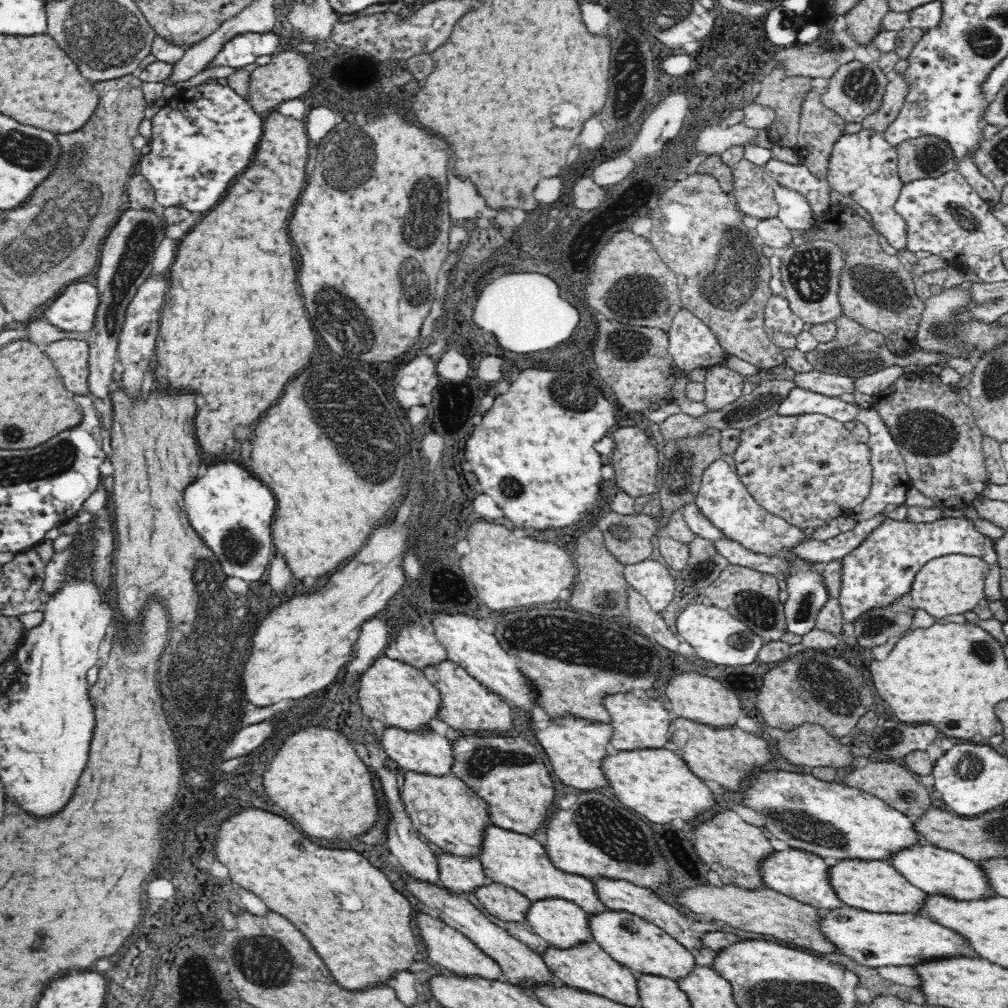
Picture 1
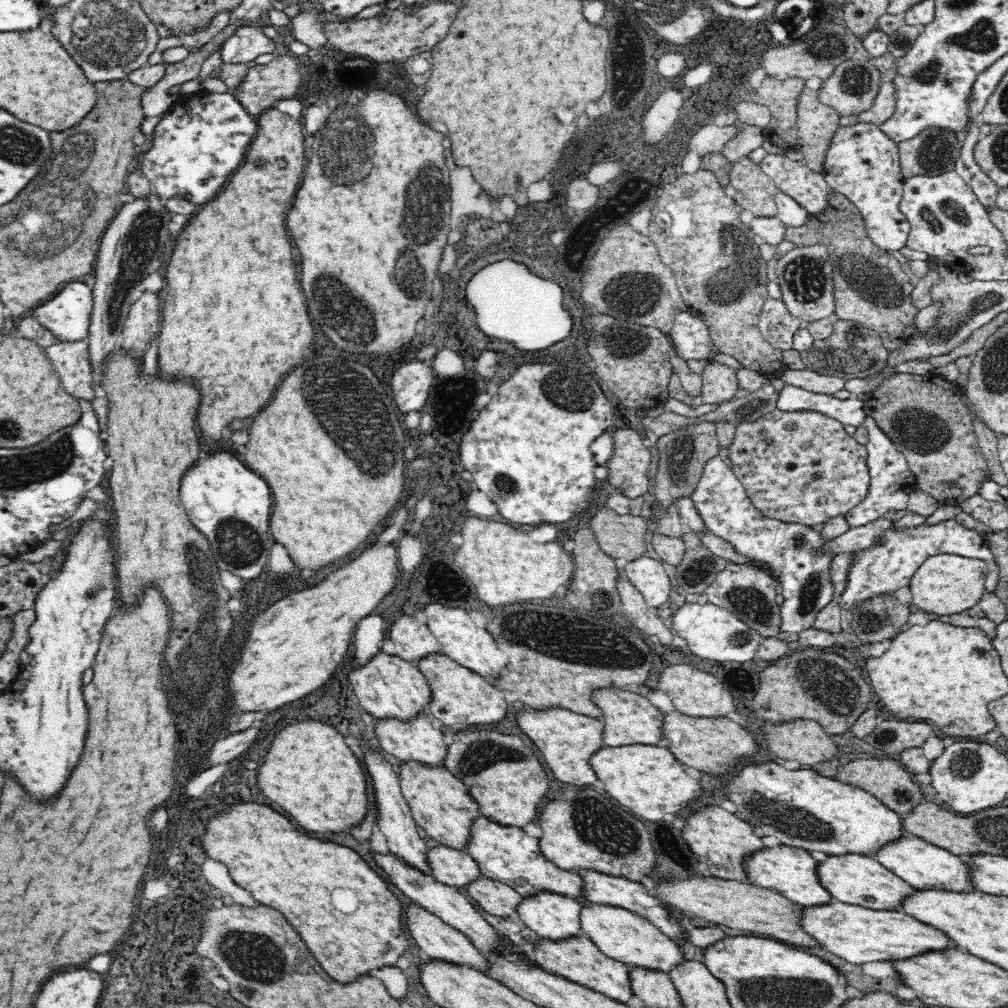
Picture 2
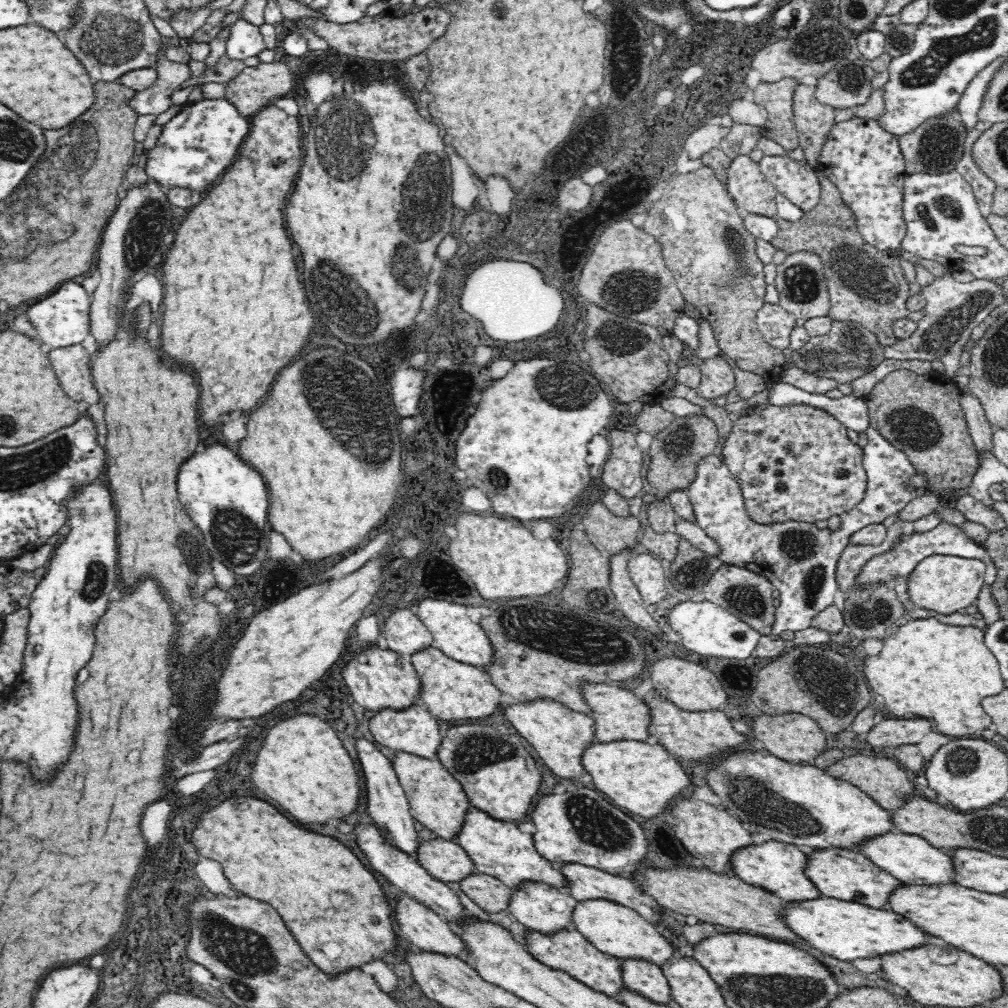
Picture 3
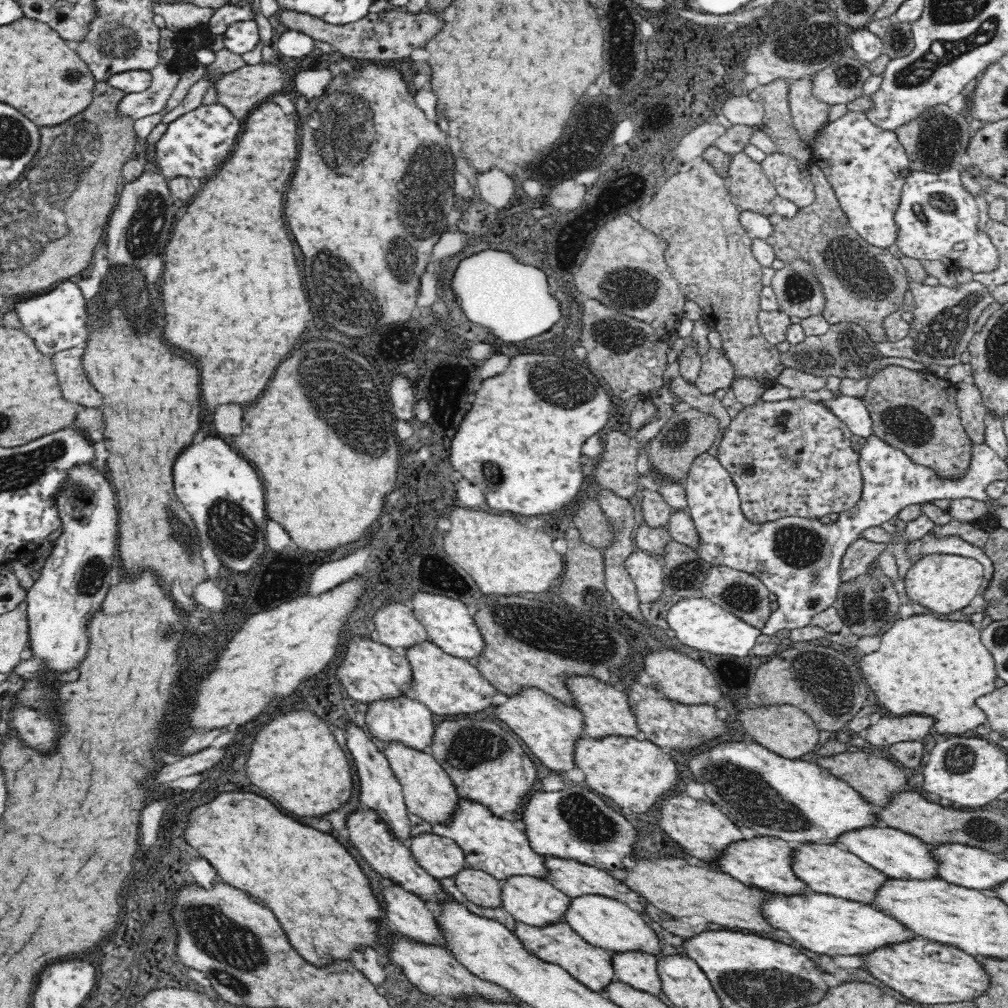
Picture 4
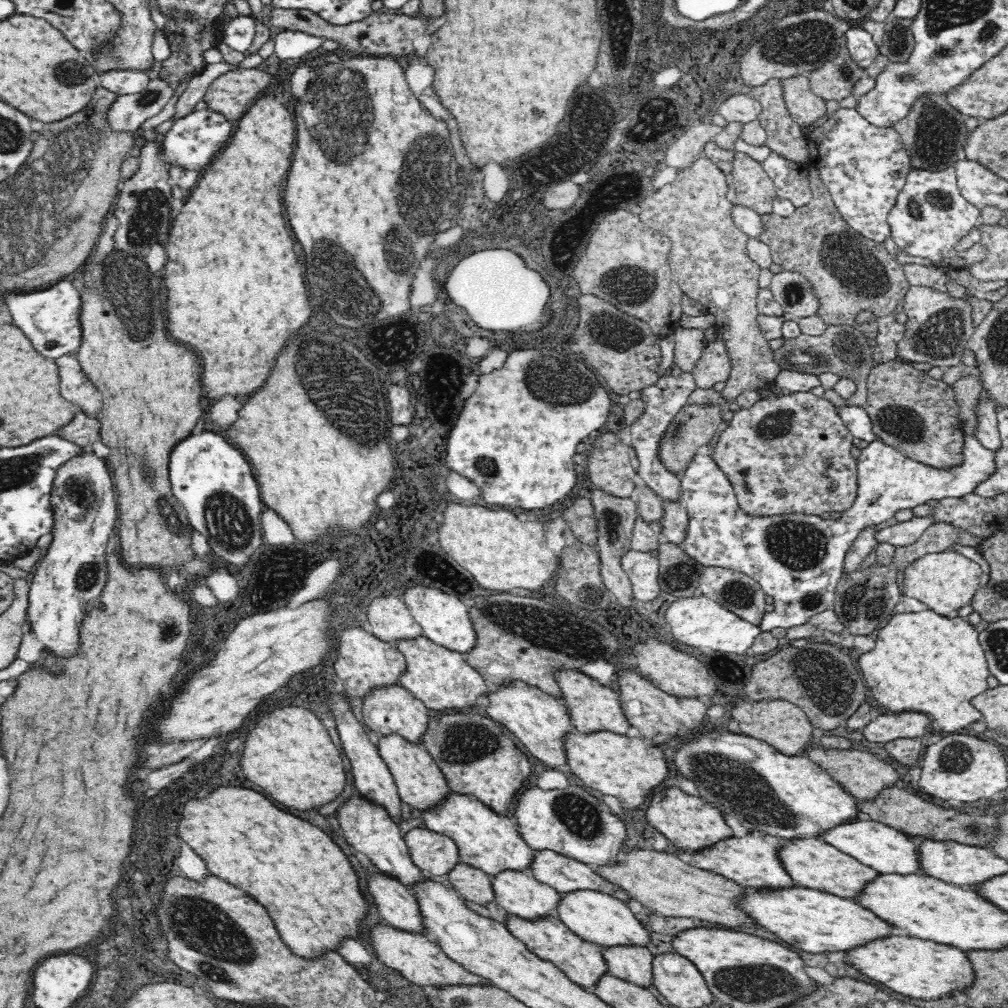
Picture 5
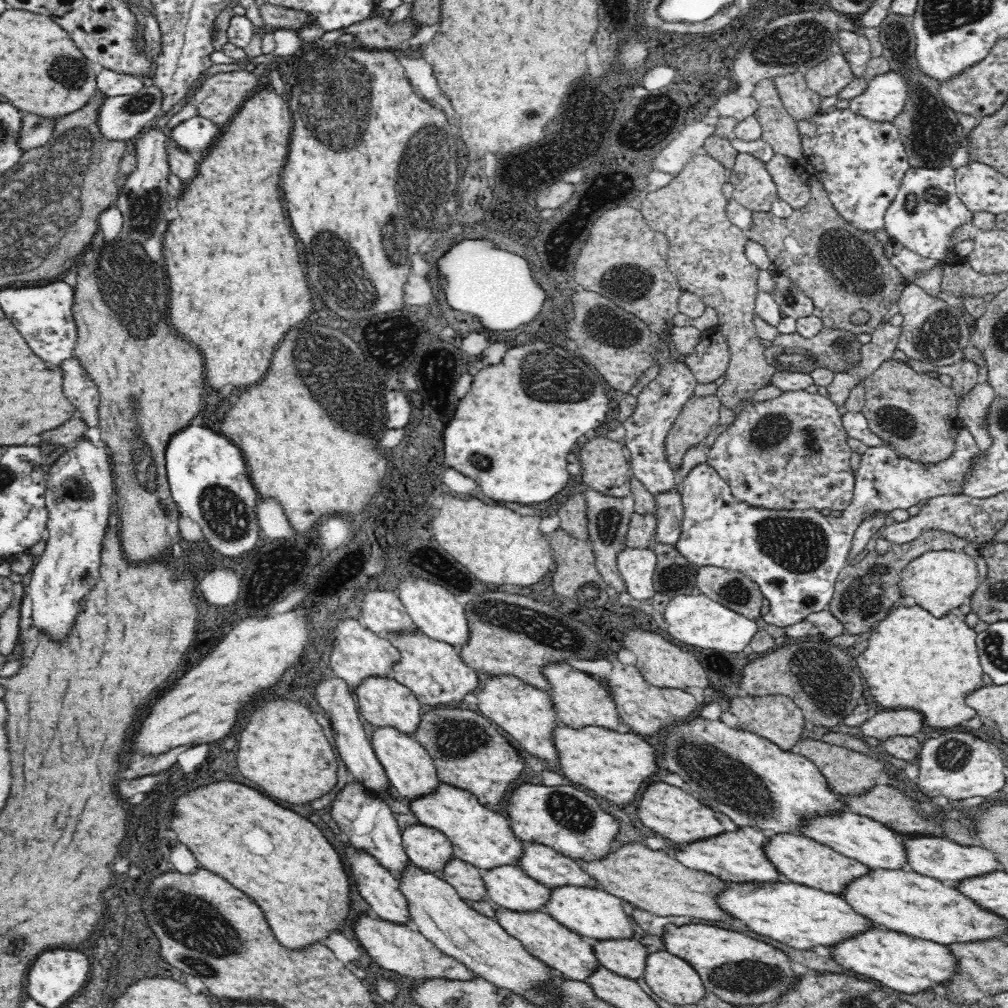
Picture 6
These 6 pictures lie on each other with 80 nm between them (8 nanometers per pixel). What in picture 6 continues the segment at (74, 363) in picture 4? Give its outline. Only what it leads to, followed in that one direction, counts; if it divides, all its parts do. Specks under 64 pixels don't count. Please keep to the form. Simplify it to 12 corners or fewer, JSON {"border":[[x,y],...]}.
{"border":[[76,357],[63,360],[62,392],[94,428],[100,393]]}

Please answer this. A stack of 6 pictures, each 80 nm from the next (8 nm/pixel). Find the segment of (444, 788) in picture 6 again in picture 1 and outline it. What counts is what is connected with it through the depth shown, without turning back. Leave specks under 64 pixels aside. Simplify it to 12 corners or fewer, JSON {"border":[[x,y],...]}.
{"border":[[488,826],[491,882],[532,903],[609,912],[594,881],[556,868],[530,836]]}

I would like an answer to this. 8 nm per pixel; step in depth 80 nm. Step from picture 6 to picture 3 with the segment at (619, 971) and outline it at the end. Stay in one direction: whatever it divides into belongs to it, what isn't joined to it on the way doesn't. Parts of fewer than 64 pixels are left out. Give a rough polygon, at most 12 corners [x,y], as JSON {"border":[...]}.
{"border":[[621,961],[624,984],[650,1002],[674,1002],[661,967]]}

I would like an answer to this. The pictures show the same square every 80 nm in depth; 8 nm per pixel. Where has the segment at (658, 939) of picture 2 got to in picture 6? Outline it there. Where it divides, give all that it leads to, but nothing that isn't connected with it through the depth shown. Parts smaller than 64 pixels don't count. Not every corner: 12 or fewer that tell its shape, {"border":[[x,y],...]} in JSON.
{"border":[[552,889],[544,909],[585,940],[632,940],[622,899]]}

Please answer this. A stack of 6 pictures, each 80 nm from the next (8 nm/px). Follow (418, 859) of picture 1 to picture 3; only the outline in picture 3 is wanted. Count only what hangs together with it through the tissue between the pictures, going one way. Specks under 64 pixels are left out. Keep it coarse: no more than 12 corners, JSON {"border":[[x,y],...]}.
{"border":[[355,747],[383,841],[418,859],[418,831],[392,761]]}

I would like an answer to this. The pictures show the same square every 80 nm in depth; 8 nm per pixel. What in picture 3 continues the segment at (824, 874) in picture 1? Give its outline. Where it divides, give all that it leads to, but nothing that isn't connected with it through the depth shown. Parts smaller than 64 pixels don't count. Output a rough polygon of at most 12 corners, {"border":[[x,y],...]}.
{"border":[[769,839],[732,856],[735,876],[784,901],[824,898],[806,849]]}

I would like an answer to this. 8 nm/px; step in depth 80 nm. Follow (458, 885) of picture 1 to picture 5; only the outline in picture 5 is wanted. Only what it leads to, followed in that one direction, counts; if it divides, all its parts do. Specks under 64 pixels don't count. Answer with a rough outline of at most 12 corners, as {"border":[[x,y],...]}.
{"border":[[418,827],[404,840],[424,875],[444,876],[461,863],[448,836]]}

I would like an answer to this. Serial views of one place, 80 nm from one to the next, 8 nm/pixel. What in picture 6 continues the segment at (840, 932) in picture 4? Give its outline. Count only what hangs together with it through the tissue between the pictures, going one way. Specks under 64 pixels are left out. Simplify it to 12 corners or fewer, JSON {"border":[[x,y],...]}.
{"border":[[790,881],[736,883],[719,902],[802,951],[882,928],[844,897]]}

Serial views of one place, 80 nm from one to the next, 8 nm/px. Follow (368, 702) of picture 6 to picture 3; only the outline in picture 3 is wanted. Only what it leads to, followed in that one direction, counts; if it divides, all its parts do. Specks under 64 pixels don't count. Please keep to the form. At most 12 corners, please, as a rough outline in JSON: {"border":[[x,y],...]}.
{"border":[[423,704],[376,712],[373,737],[394,752],[439,760],[440,726]]}

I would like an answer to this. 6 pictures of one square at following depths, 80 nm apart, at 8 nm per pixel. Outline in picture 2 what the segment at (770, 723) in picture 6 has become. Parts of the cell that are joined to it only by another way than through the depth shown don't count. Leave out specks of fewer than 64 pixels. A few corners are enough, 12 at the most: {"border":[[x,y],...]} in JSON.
{"border":[[814,720],[759,724],[771,752],[800,766],[840,748]]}

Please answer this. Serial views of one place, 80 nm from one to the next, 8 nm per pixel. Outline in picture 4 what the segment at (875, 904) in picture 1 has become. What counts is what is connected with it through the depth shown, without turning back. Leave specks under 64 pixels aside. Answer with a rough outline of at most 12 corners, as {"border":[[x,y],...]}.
{"border":[[796,844],[814,893],[872,905],[890,877],[839,845]]}

